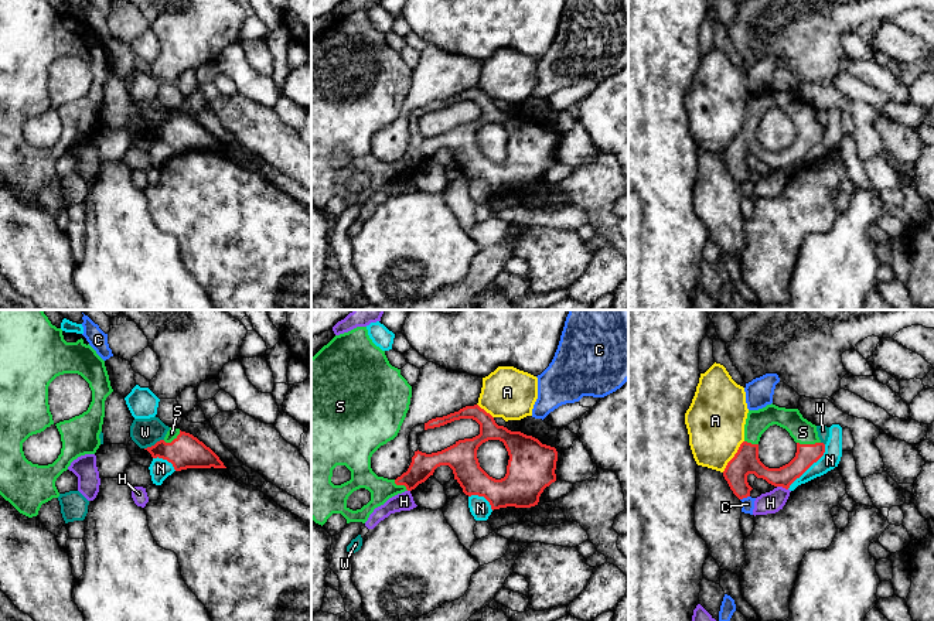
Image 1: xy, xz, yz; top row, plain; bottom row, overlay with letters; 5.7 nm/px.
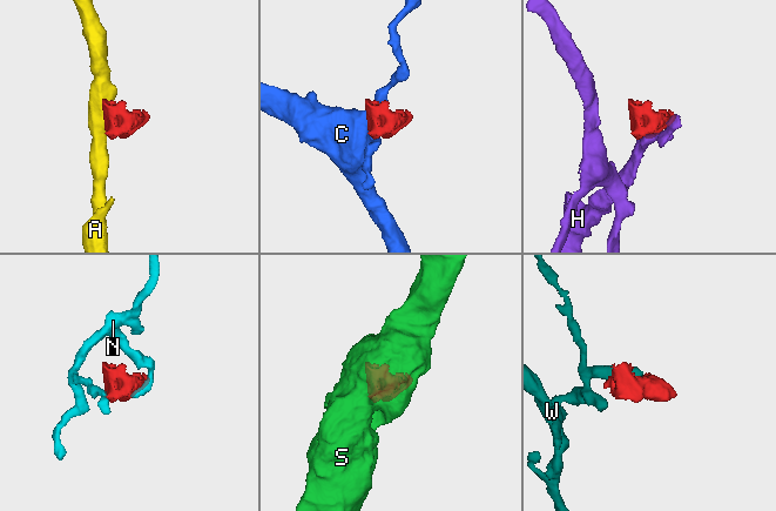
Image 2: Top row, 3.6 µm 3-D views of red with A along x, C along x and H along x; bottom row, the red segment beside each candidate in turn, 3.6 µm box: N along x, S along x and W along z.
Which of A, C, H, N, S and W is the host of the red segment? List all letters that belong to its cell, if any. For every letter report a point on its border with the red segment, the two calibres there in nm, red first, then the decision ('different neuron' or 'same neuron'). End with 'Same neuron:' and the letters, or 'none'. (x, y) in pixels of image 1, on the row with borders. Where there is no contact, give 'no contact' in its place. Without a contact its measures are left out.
A: yz (735, 456) | 150/340 nm | different neuron
C: yz (745, 497) | 150/80 nm | different neuron
H: yz (783, 487) | 140/130 nm | different neuron
N: yz (810, 466) | 120/100 nm | different neuron
S: yz (808, 444) | 120/140 nm | same neuron
W: xy (154, 444) | 190/160 nm | different neuron
Same neuron: S

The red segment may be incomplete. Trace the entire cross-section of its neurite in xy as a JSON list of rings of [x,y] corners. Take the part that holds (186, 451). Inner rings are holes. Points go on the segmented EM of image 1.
[[[171,429],[154,446],[144,448],[153,458],[163,458],[175,471],[187,468],[226,468],[219,457],[202,441],[180,429]]]

